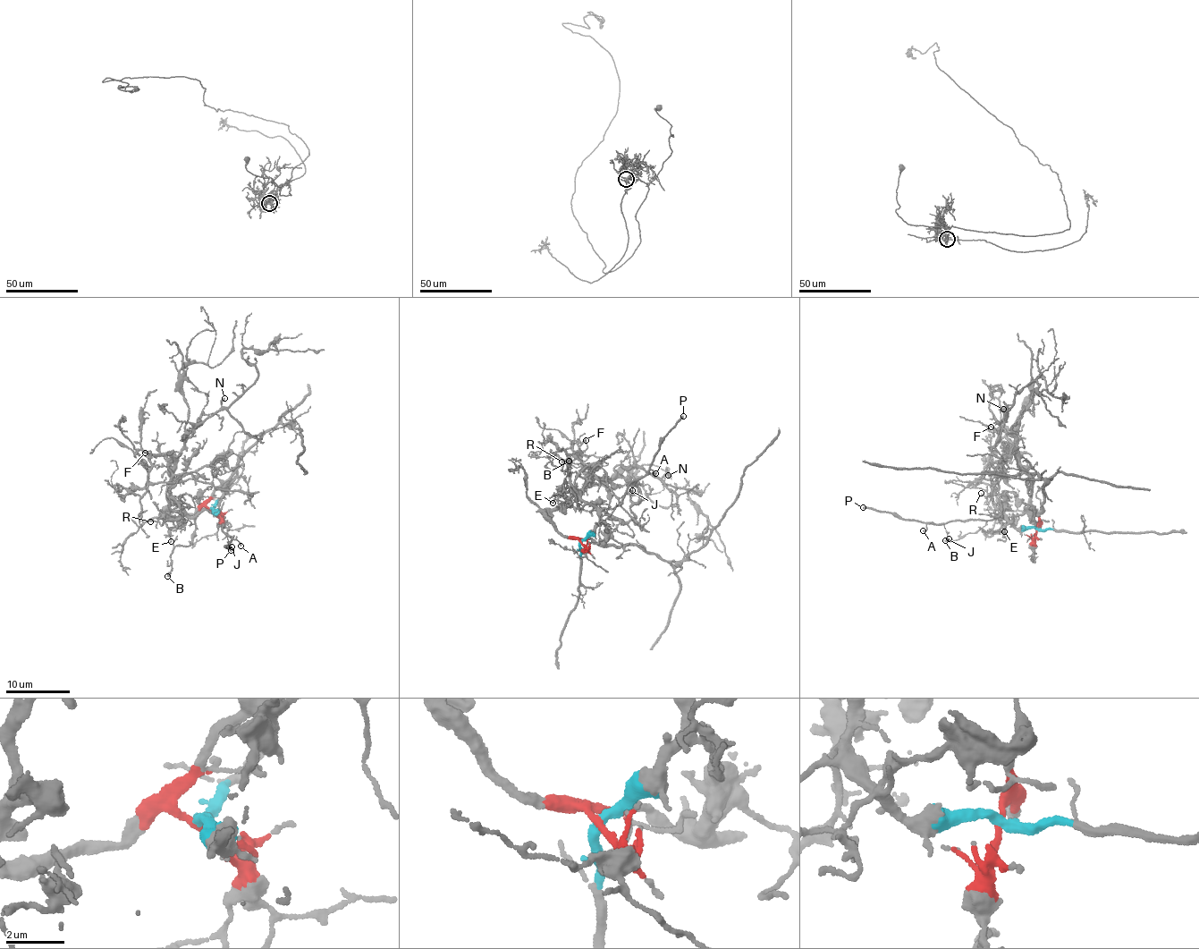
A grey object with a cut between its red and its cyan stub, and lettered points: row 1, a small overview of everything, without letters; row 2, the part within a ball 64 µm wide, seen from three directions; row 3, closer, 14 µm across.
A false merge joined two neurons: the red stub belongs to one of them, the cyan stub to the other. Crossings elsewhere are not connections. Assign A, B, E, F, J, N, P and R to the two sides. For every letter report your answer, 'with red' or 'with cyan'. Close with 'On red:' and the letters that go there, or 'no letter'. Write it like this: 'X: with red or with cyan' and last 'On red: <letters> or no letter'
A: with cyan
B: with cyan
E: with cyan
F: with red
J: with cyan
N: with red
P: with cyan
R: with cyan
On red: F, N

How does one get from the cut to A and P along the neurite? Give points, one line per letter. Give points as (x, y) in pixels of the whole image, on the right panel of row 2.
A: (1037, 529), (1017, 528), (1001, 516), (926, 524), (922, 531)
P: (1037, 529), (1017, 528), (1001, 516), (934, 524), (862, 507)

